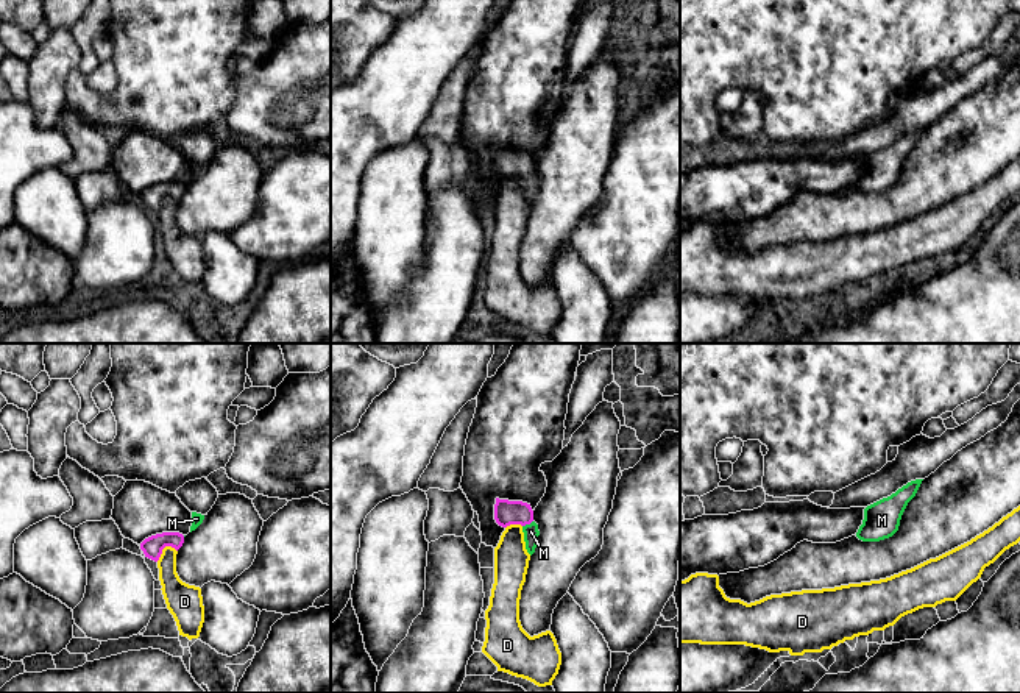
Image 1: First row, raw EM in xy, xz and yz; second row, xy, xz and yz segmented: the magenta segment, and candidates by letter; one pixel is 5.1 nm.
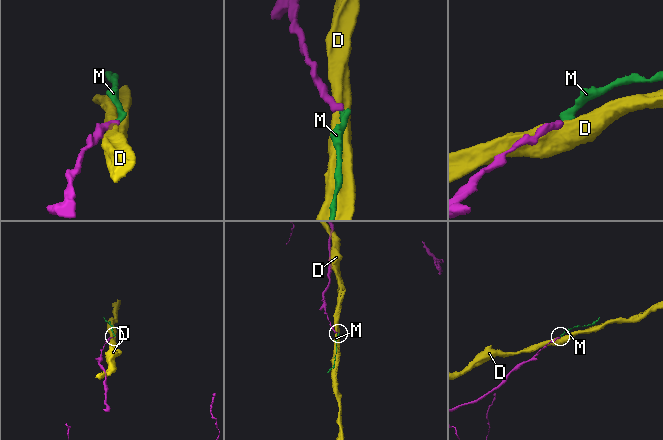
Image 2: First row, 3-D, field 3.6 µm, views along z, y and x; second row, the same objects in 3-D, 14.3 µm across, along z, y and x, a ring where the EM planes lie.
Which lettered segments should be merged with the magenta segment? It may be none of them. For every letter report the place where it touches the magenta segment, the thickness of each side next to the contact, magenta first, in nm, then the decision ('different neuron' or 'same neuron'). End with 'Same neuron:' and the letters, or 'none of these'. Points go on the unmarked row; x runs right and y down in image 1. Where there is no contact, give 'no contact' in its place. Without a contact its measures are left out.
D: meets magenta in xy at (164, 197); 110 nm thick on the magenta side, 140 nm on the other; different neuron
M: meets magenta in xz at (527, 174); 130 nm thick on the magenta side, 80 nm on the other; same neuron
Same neuron: M

